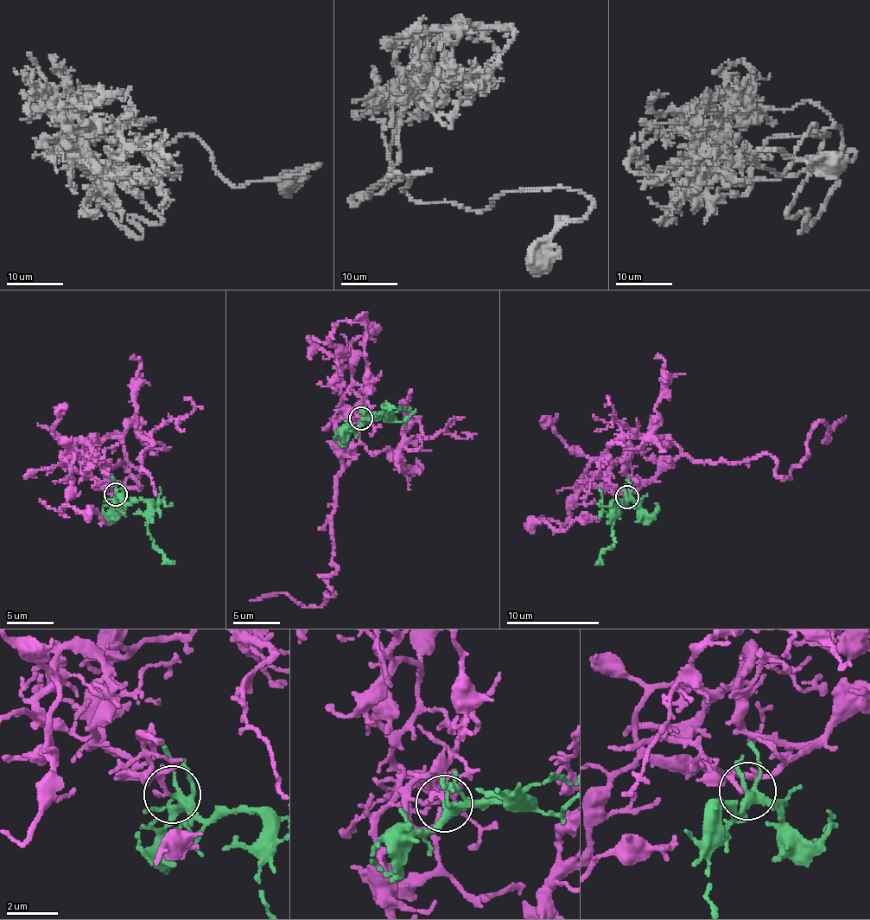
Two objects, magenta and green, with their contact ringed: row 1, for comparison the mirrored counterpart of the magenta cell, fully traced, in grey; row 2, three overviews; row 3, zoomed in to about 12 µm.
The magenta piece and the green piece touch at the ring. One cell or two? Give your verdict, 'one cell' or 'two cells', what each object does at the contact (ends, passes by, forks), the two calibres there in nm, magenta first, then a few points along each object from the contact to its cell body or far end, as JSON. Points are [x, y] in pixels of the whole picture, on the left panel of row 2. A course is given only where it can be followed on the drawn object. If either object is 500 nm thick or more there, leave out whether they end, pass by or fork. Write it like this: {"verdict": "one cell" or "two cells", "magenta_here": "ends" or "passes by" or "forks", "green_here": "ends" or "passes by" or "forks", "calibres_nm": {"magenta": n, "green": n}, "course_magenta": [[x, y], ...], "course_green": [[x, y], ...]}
{"verdict": "one cell", "magenta_here": "passes by", "green_here": "forks", "calibres_nm": {"magenta": 120, "green": 260}, "course_magenta": [[115, 494], [90, 470], [122, 462], [139, 488], [117, 433], [70, 450], [37, 423]], "course_green": [[116, 494], [127, 502], [144, 500], [148, 504], [148, 534], [163, 554], [174, 564]]}

